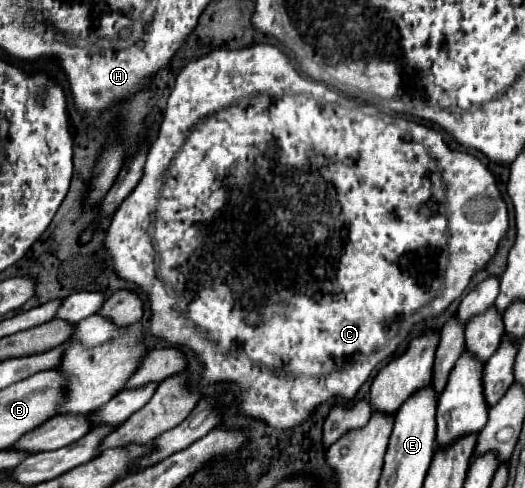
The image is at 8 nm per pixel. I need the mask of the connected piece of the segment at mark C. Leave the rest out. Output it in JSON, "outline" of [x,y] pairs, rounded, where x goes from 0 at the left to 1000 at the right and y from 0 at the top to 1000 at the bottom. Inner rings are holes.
{"outline":[[[490,90],[463,102],[413,102],[360,127],[333,164],[333,180],[318,205],[314,246],[303,283],[280,316],[272,361],[246,406],[223,426],[200,504],[211,516],[219,557],[284,602],[291,635],[288,680],[295,689],[330,701],[330,709],[371,717],[390,746],[387,783],[455,783],[467,795],[459,816],[467,848],[493,857],[520,877],[558,877],[570,873],[604,828],[630,811],[646,807],[657,820],[669,820],[710,754],[779,693],[781,684],[775,684],[764,701],[741,701],[745,689],[737,672],[745,660],[764,648],[783,648],[787,635],[798,635],[802,627],[806,631],[787,652],[798,662],[811,660],[870,615],[886,598],[897,566],[943,520],[950,492],[966,480],[970,447],[939,357],[901,320],[863,311],[836,266],[802,258],[798,291],[840,336],[844,373],[832,332],[798,291],[775,279],[768,258],[760,258],[771,254],[768,246],[722,234],[710,217],[657,221],[615,213],[585,197],[528,197],[528,189],[585,193],[600,201],[619,197],[619,205],[642,213],[661,209],[653,197],[627,189],[611,168],[570,156],[554,123],[531,98],[512,90]],[[288,439],[295,439],[291,492],[284,480]],[[295,516],[307,537],[307,570],[299,570]],[[844,557],[844,586],[825,582]]]}

